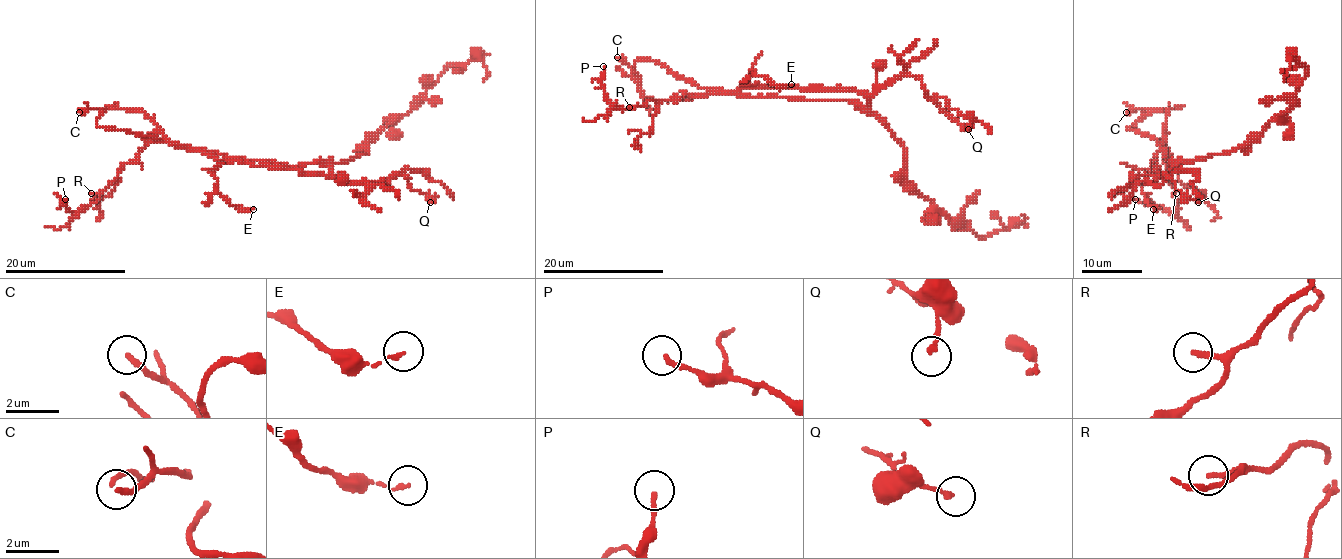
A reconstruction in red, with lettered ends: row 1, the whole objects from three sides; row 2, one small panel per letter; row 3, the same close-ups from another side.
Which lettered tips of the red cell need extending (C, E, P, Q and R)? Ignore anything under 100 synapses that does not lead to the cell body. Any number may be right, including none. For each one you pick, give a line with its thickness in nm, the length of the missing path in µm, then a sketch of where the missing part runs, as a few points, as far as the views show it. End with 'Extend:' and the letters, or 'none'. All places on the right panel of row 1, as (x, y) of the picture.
C: 200 nm thick; about 130 µm are missing
Extend: C

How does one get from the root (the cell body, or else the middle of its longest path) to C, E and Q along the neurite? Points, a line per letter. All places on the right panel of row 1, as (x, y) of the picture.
C: (1170, 164), (1161, 150), (1165, 114), (1170, 109), (1143, 108), (1126, 112)
E: (1170, 164), (1161, 149), (1152, 164), (1153, 168), (1139, 171), (1138, 179), (1144, 199), (1156, 209), (1153, 209)
Q: (1170, 164), (1176, 165), (1164, 177), (1143, 182), (1161, 185), (1167, 177), (1165, 174), (1189, 200), (1198, 202)

